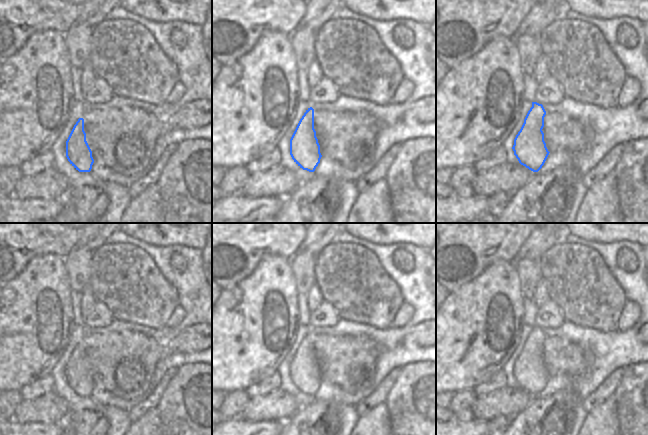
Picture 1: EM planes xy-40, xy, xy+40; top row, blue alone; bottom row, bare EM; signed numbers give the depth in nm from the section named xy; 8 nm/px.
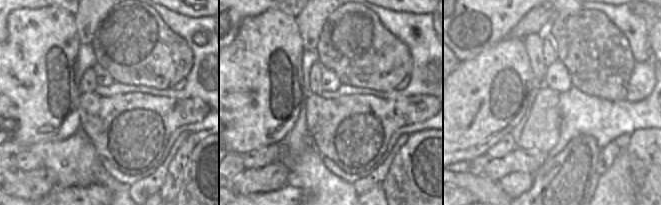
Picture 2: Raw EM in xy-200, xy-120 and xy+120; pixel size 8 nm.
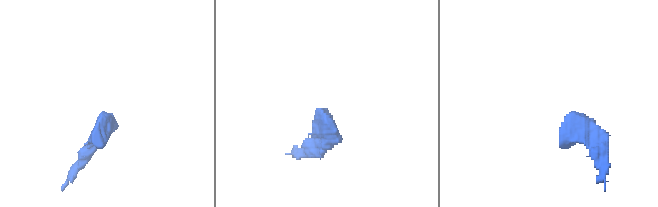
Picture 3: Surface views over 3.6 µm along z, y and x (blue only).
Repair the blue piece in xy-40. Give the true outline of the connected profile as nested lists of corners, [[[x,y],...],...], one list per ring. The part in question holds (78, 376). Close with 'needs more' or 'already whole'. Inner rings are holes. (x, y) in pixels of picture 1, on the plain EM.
[[[79,342],[66,365],[66,381],[79,396],[90,396],[94,383],[86,365],[84,343]]]; already whole

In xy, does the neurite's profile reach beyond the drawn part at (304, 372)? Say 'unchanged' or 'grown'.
unchanged

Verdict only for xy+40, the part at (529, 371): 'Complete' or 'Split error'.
Complete.

